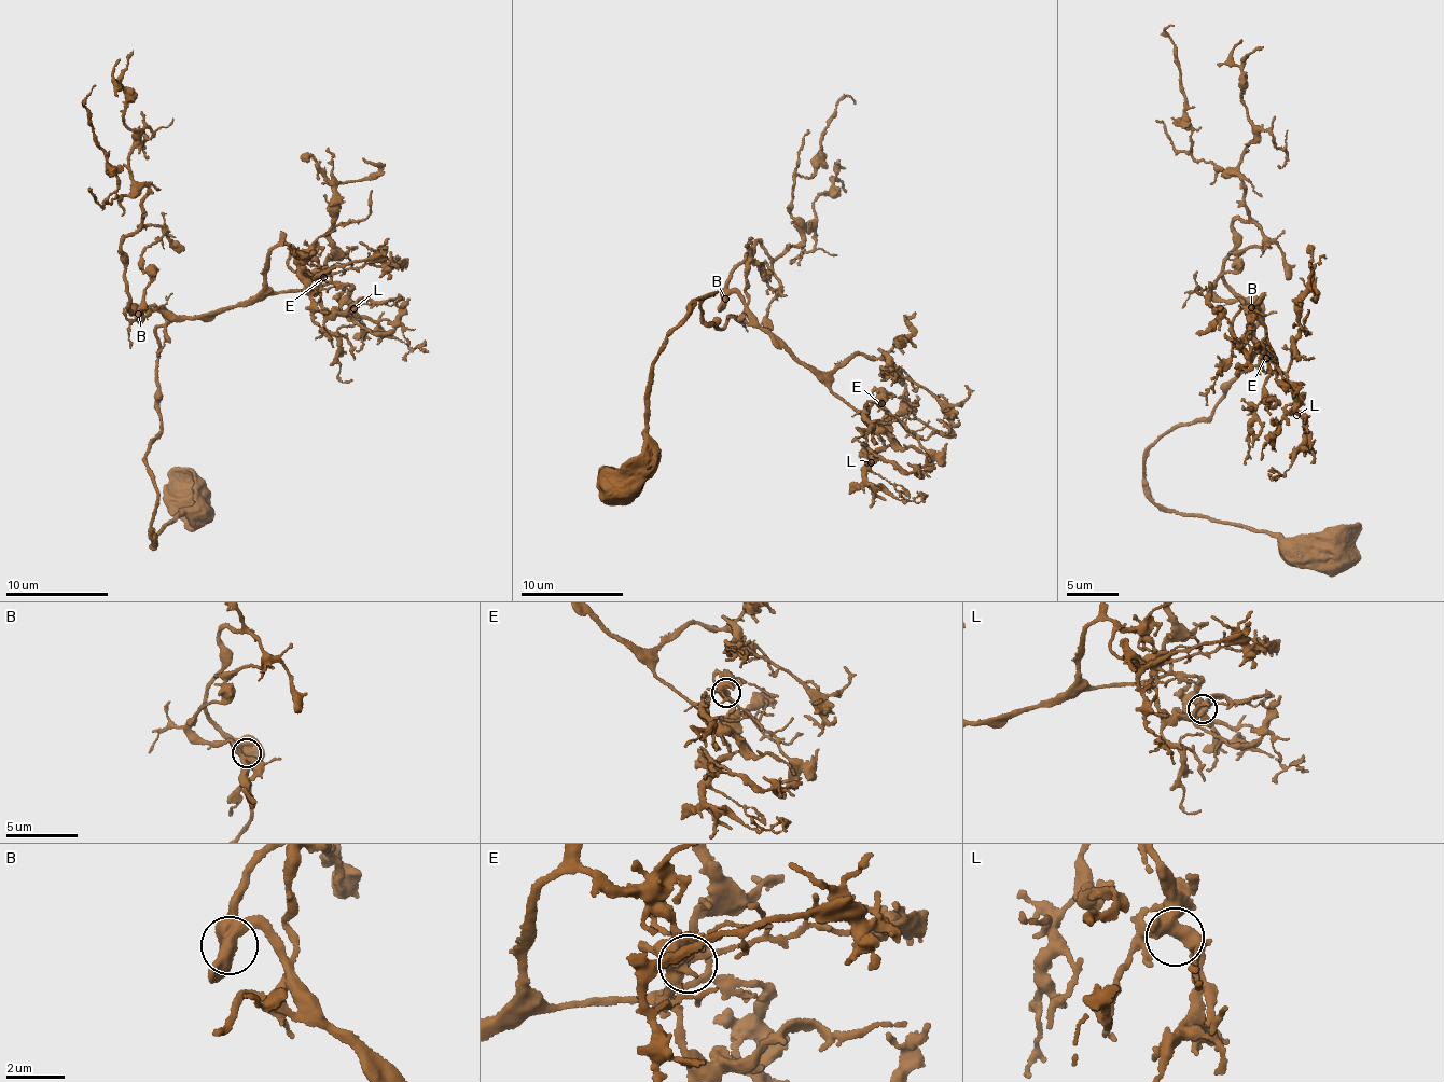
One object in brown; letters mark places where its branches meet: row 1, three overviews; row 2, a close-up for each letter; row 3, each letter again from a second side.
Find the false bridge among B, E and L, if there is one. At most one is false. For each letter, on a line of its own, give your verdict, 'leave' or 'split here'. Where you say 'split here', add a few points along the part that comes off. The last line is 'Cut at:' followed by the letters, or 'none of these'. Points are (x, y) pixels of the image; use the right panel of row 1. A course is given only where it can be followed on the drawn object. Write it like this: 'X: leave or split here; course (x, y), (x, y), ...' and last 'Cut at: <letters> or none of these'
B: leave
E: leave
L: leave
Cut at: none of these

